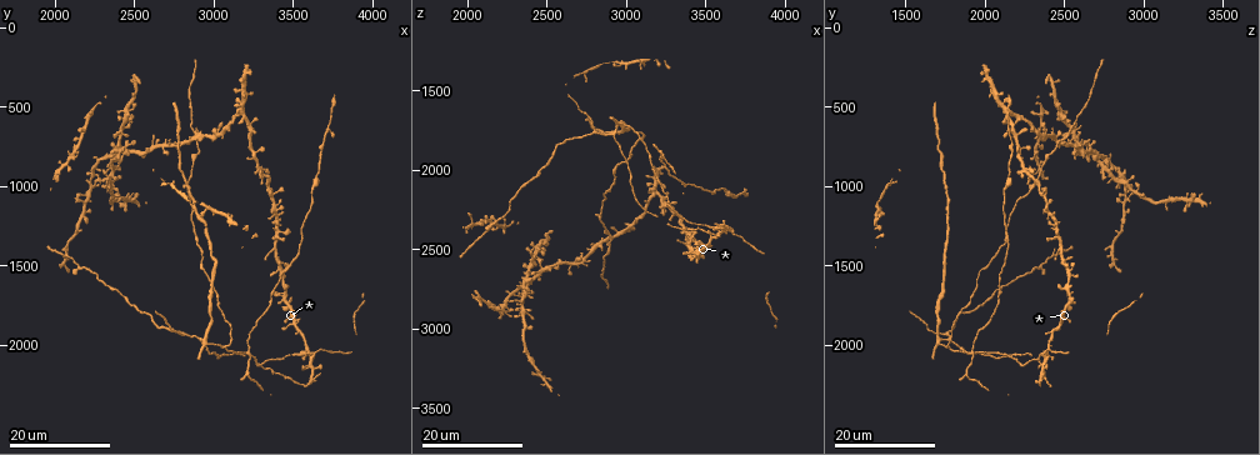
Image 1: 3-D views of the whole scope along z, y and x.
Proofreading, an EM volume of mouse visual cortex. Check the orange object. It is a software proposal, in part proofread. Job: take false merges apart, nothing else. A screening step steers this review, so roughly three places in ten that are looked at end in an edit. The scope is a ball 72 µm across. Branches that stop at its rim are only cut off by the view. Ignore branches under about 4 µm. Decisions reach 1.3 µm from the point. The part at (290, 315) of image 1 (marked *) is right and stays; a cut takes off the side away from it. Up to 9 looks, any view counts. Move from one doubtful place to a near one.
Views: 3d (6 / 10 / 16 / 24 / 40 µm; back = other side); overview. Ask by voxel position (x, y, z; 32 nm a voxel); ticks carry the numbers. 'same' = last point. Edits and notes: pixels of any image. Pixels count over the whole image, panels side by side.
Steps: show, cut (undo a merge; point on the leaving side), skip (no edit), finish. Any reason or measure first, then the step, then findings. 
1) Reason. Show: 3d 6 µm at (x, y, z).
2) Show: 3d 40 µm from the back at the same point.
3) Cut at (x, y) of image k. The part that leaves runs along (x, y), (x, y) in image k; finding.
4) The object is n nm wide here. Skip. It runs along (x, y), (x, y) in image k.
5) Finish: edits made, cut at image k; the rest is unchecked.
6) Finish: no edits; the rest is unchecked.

Three-way junction. Show: 3d 24 µm at (3620, 2060, 2380).

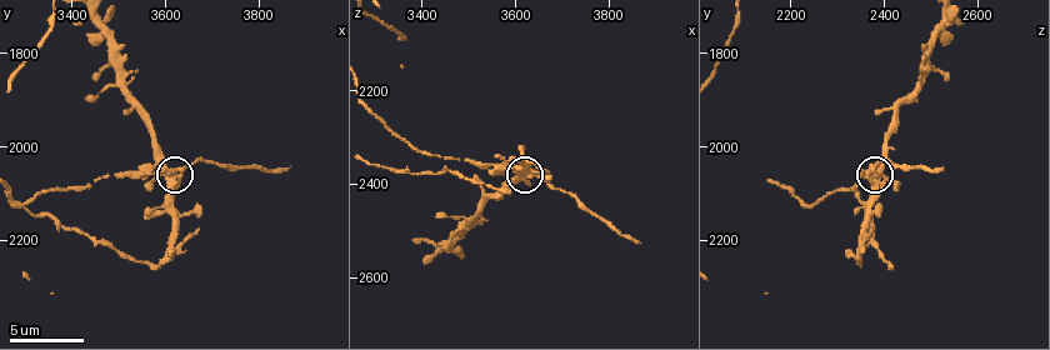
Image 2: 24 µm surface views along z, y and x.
Show: 3d 6 µm at (3635, 2055, 2375).

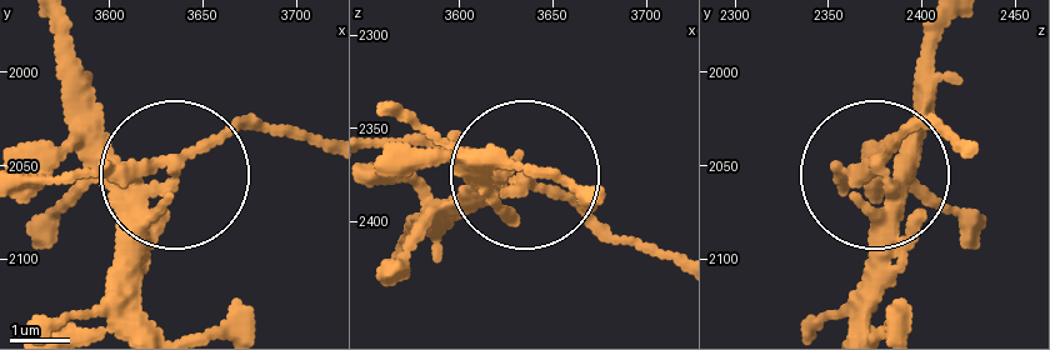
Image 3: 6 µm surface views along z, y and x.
The object is 240 nm wide here. Skip. One neuron here.

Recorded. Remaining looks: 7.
Three arms meet. Show: 3d 16 µm at (2920, 1980, 1760).

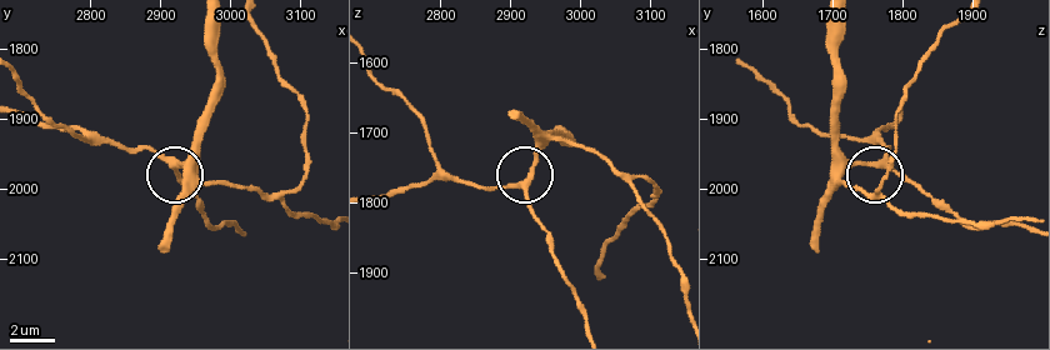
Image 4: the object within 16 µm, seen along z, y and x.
Closer look. Show: 3d 10 µm at (2920, 1965, 1775).

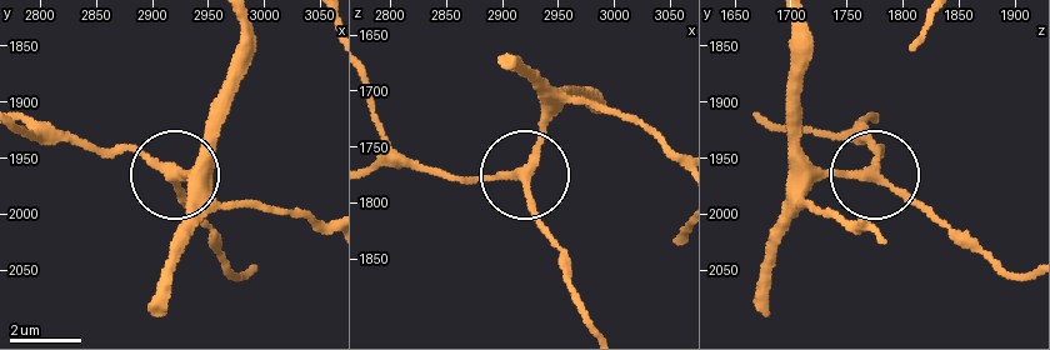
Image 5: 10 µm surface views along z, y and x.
3 arms meet here. Skip. One neuron here.

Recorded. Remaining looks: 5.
Side arm on a straight run. Show: 3d 16 µm at (3160, 2040, 1920).

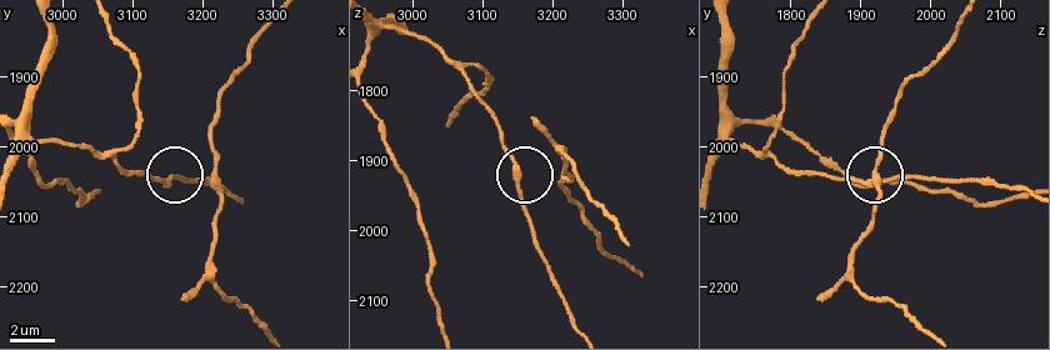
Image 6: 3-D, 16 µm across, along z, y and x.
Zoom in. Show: 3d 10 µm at (3145, 2050, 1915).

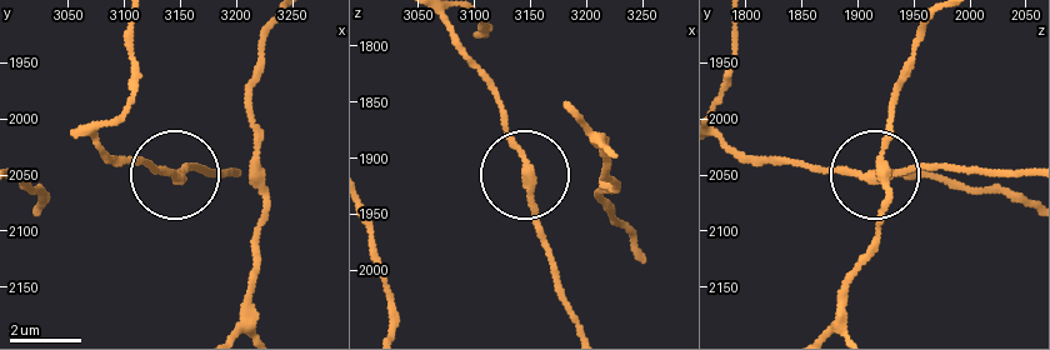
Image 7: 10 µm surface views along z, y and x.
The side arm is 65 µm long. Skip. It runs along (1024, 173), (880, 173) in image 7; continuous, no second neuron.

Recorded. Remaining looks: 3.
Two arms in line, one across. Show: 3d 16 µm at (3740, 620, 2140).

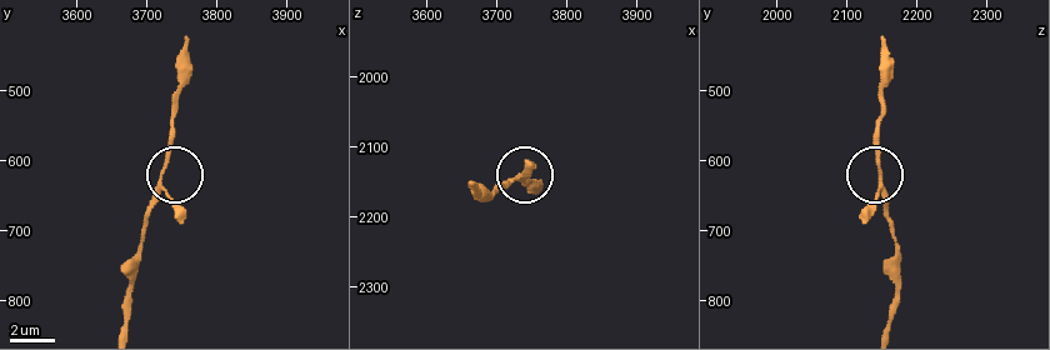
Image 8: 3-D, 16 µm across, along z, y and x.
Show: 3d 10 µm at (3725, 615, 2145).

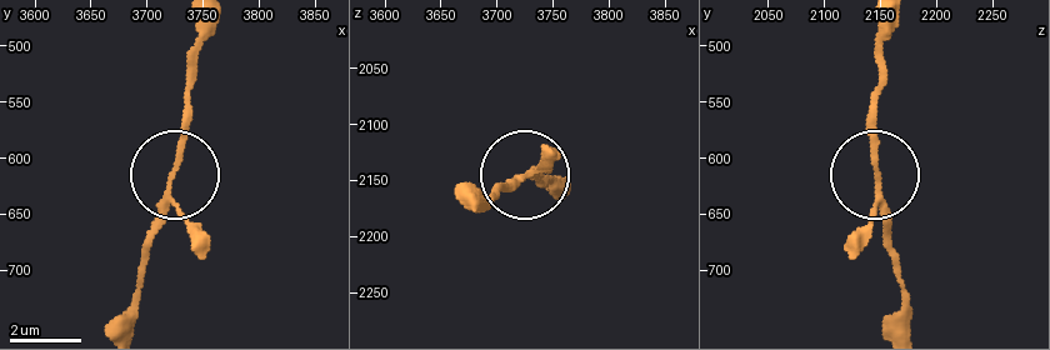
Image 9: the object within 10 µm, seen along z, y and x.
Skip. One neuron here.

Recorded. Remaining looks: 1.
Finish: no edits; the rest is unchecked.

